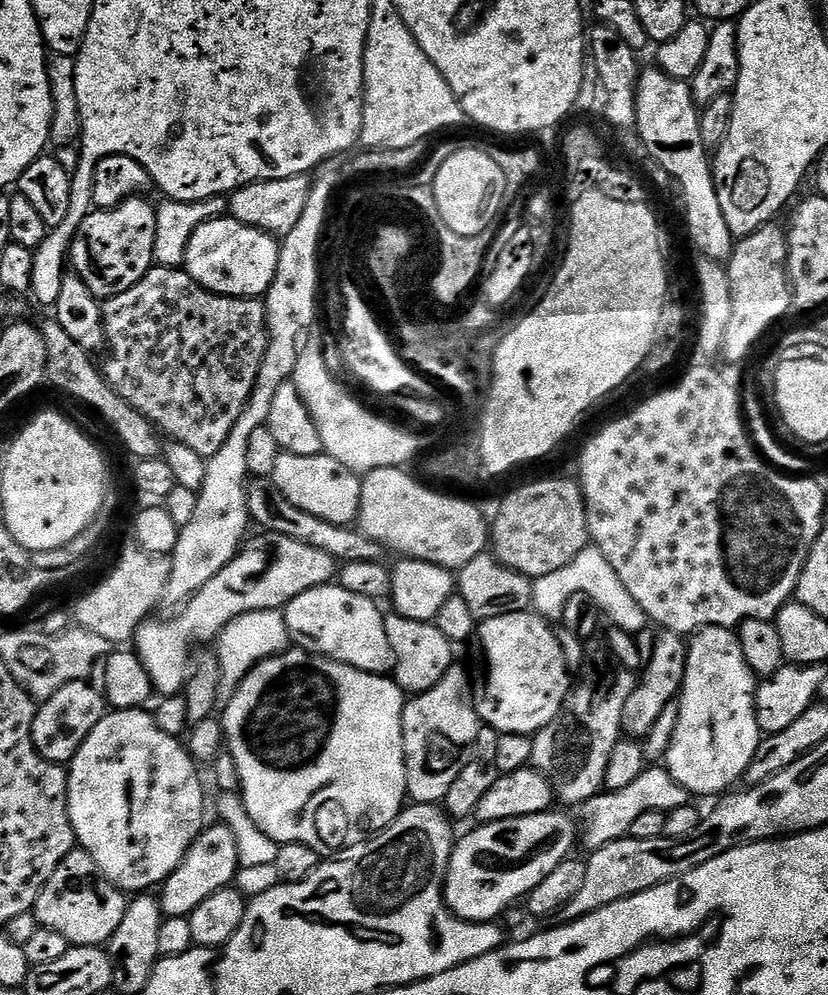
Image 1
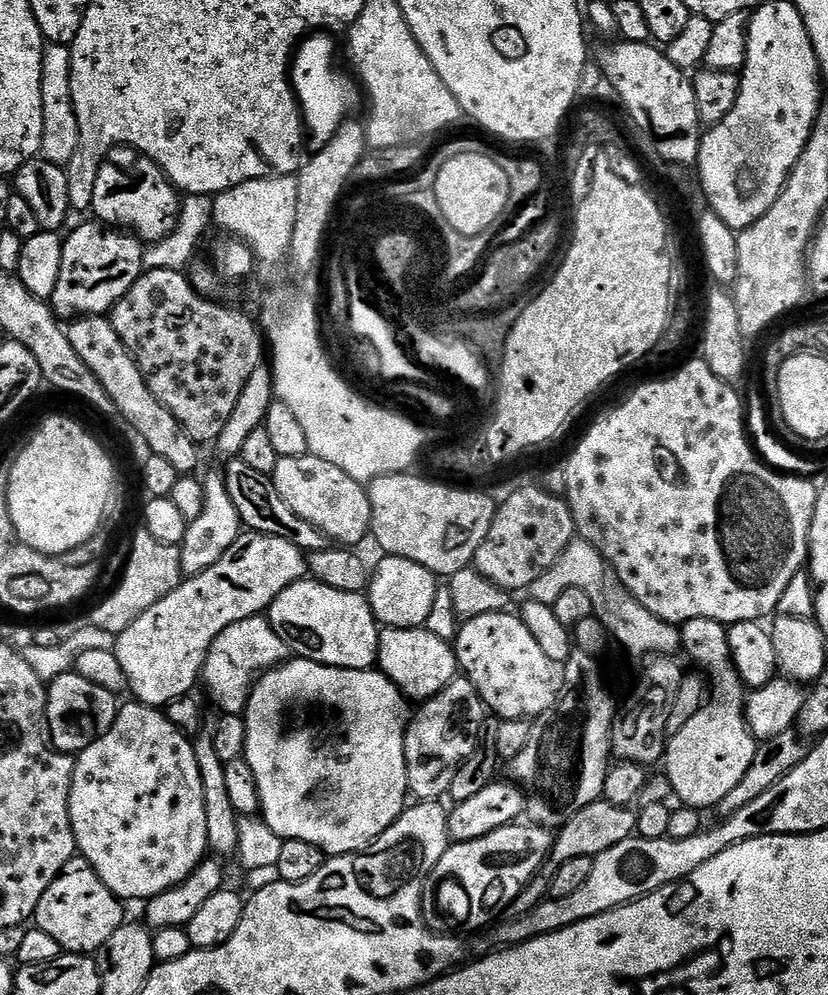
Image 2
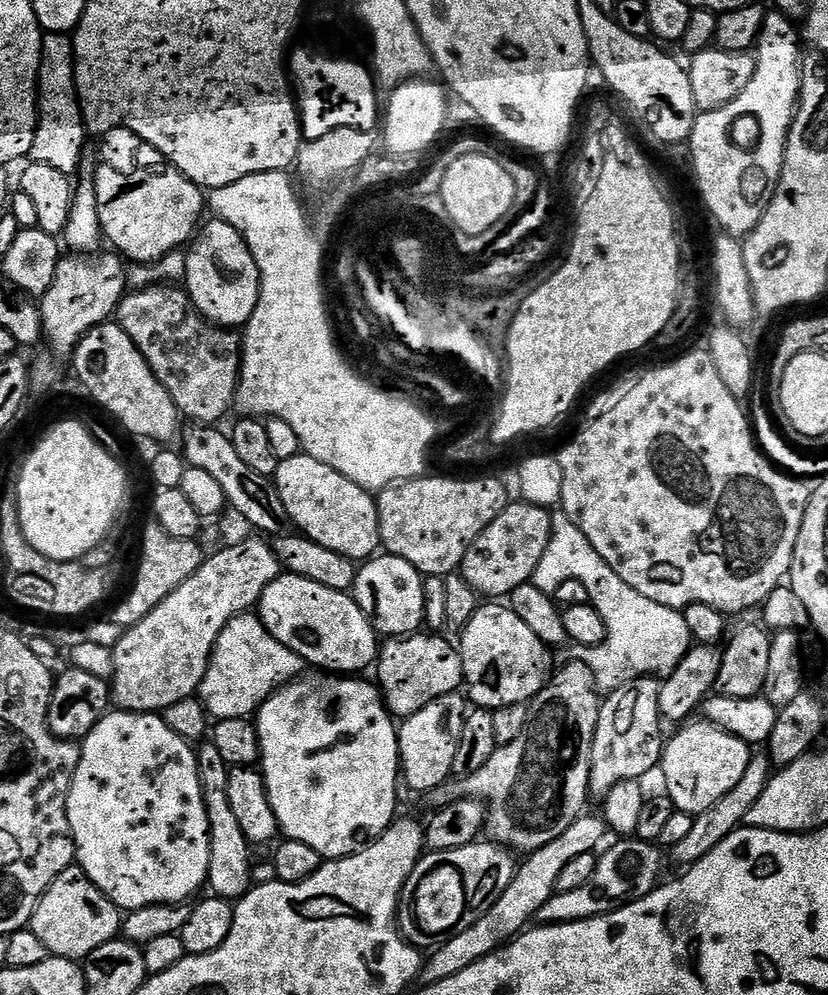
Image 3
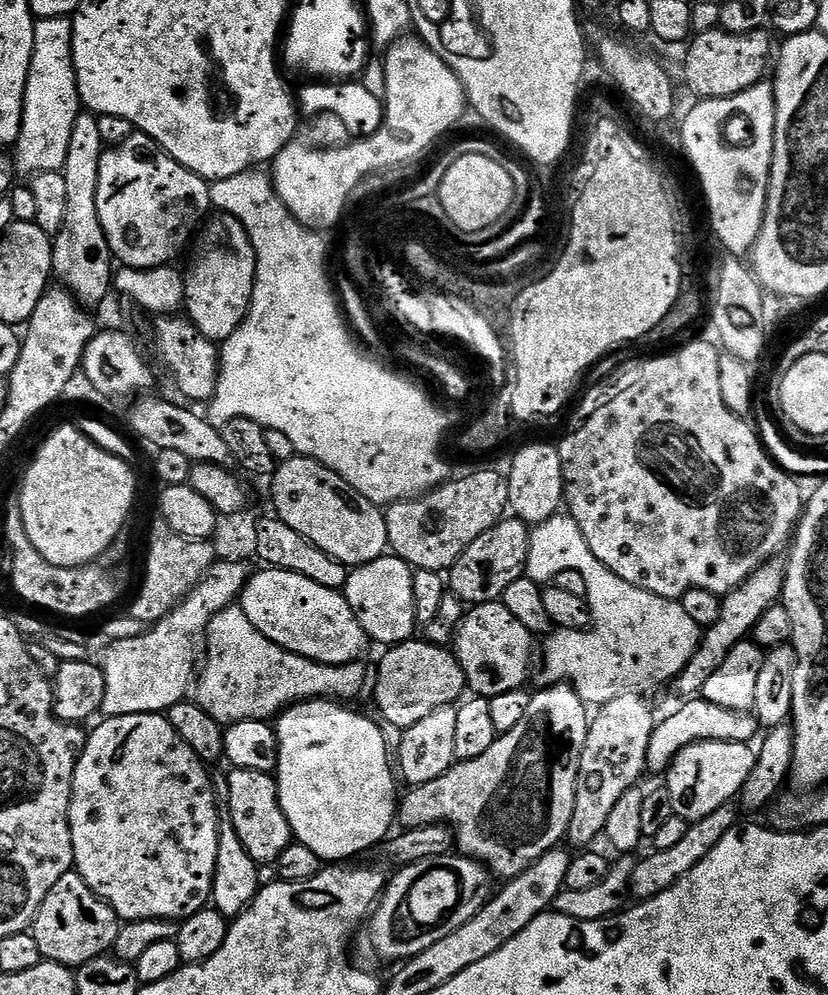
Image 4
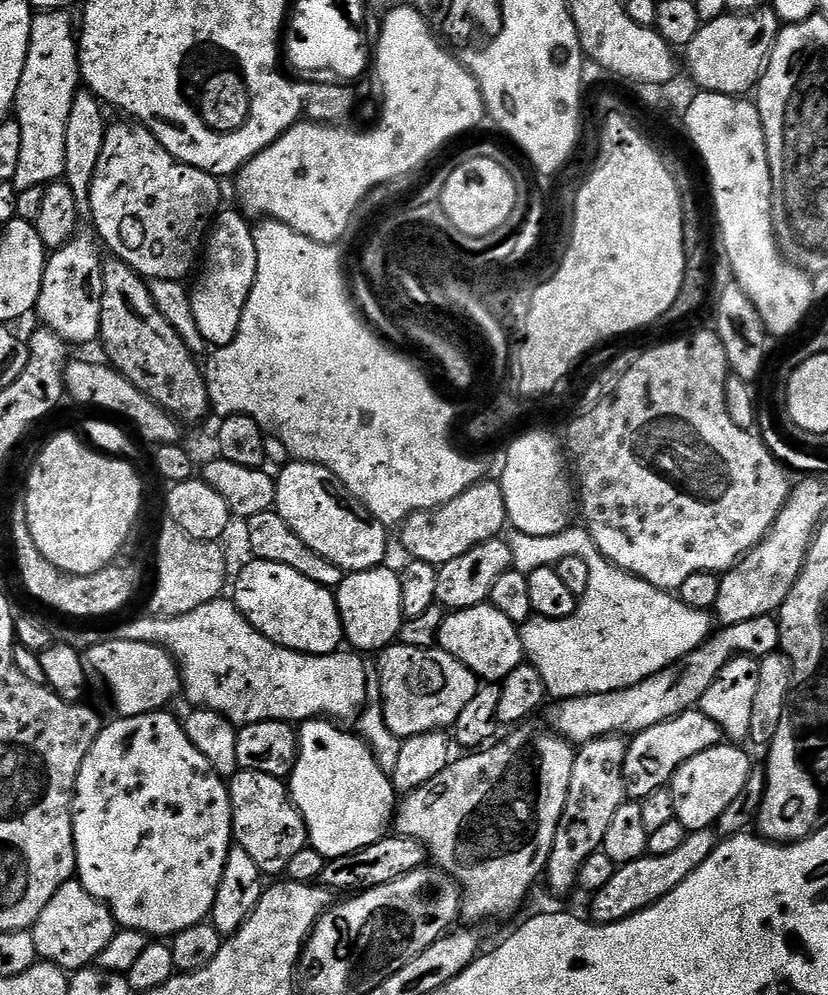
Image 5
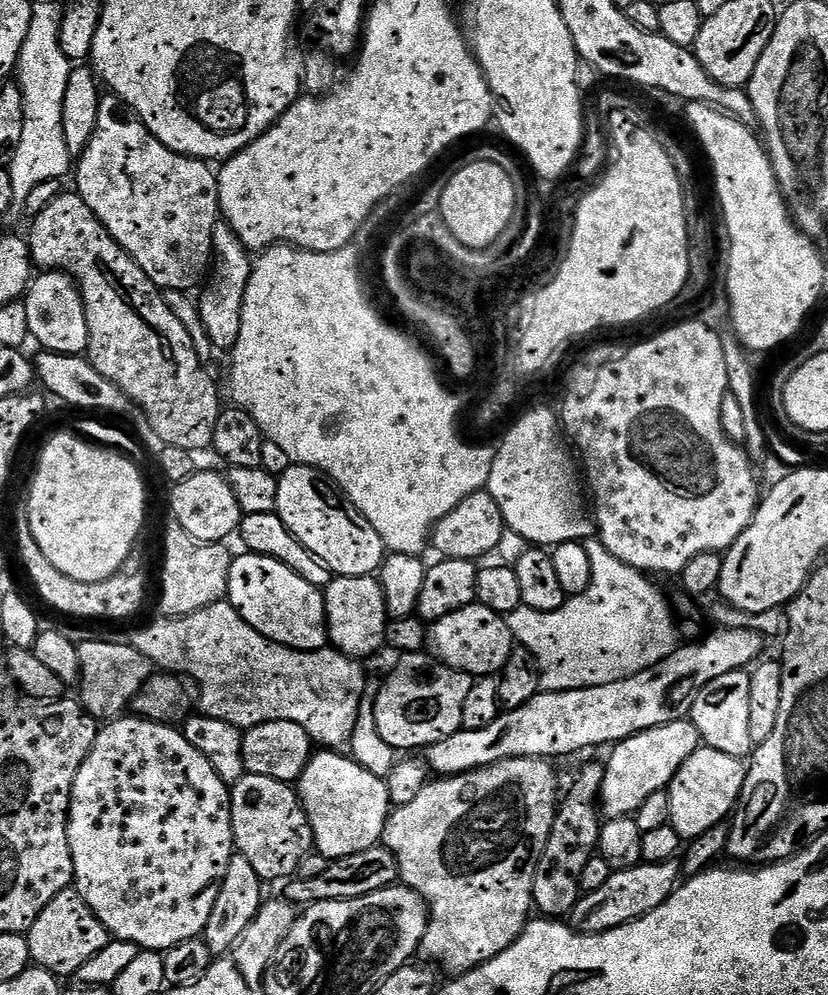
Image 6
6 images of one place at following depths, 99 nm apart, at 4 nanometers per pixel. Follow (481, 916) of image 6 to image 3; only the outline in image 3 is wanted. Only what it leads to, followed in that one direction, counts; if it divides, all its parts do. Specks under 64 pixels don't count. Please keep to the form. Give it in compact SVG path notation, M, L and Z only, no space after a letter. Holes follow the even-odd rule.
M573 662L555 676L556 673L531 701L526 730L522 730L514 742L499 745L496 752L490 754L490 762L486 762L482 770L474 770L474 774L463 777L459 783L441 784L430 793L430 800L436 806L450 804L461 798L483 800L486 805L487 839L516 854L537 852L546 846L546 842L554 842L558 834L570 830L572 823L585 815L587 808L584 807L590 801L590 758L602 700L599 695L596 697L598 688L585 664Z

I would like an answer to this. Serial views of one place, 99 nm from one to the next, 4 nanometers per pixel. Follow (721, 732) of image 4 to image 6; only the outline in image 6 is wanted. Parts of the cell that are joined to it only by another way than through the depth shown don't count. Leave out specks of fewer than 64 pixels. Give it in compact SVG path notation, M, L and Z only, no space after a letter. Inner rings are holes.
M691 719L675 720L663 728L651 728L621 740L611 749L604 764L604 782L599 807L605 817L632 816L650 798L650 794L663 792L671 784L674 774L702 747L698 730Z

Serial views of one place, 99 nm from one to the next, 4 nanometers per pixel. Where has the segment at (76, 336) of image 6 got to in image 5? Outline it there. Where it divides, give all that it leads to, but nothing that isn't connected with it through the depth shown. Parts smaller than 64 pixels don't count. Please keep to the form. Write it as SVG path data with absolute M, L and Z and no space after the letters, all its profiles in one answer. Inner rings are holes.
M77 234L47 257L42 274L41 293L38 294L34 309L34 316L40 319L39 323L62 337L69 346L92 344L100 340L100 303L104 293L104 270L102 259L100 260L101 249L97 241L89 236Z

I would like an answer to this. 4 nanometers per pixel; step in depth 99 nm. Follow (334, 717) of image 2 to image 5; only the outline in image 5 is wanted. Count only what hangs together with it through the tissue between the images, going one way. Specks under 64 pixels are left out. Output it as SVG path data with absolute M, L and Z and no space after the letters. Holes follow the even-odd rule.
M328 718L303 721L298 728L296 765L286 780L292 802L308 827L308 844L318 850L325 861L354 854L366 846L374 846L374 842L389 835L398 807L398 793L392 787L389 773L380 769L375 754L354 733L343 732L340 728L343 727L339 723Z

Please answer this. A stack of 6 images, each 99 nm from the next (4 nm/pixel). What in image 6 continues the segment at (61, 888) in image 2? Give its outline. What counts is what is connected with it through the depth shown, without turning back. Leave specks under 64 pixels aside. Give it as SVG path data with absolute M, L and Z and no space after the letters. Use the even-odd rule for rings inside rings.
M75 887L67 888L62 894L58 894L38 914L31 928L26 933L30 954L32 955L32 964L38 968L44 968L51 972L57 978L75 977L77 970L86 966L90 958L98 954L107 946L110 939L106 926L86 906L86 902L80 897Z

